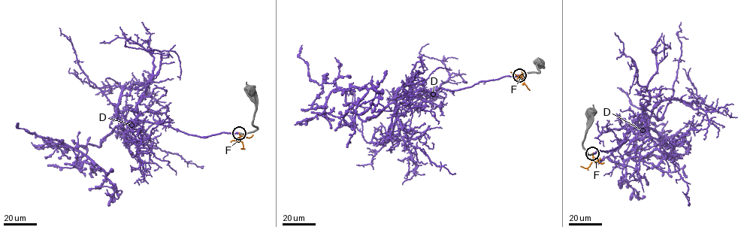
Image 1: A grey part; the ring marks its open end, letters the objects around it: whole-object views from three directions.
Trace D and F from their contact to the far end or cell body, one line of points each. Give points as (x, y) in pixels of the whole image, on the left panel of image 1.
D: (239, 133), (201, 137), (131, 119), (99, 146), (74, 149), (96, 168), (80, 161), (86, 150), (73, 140)
F: (239, 133), (243, 144), (240, 148)

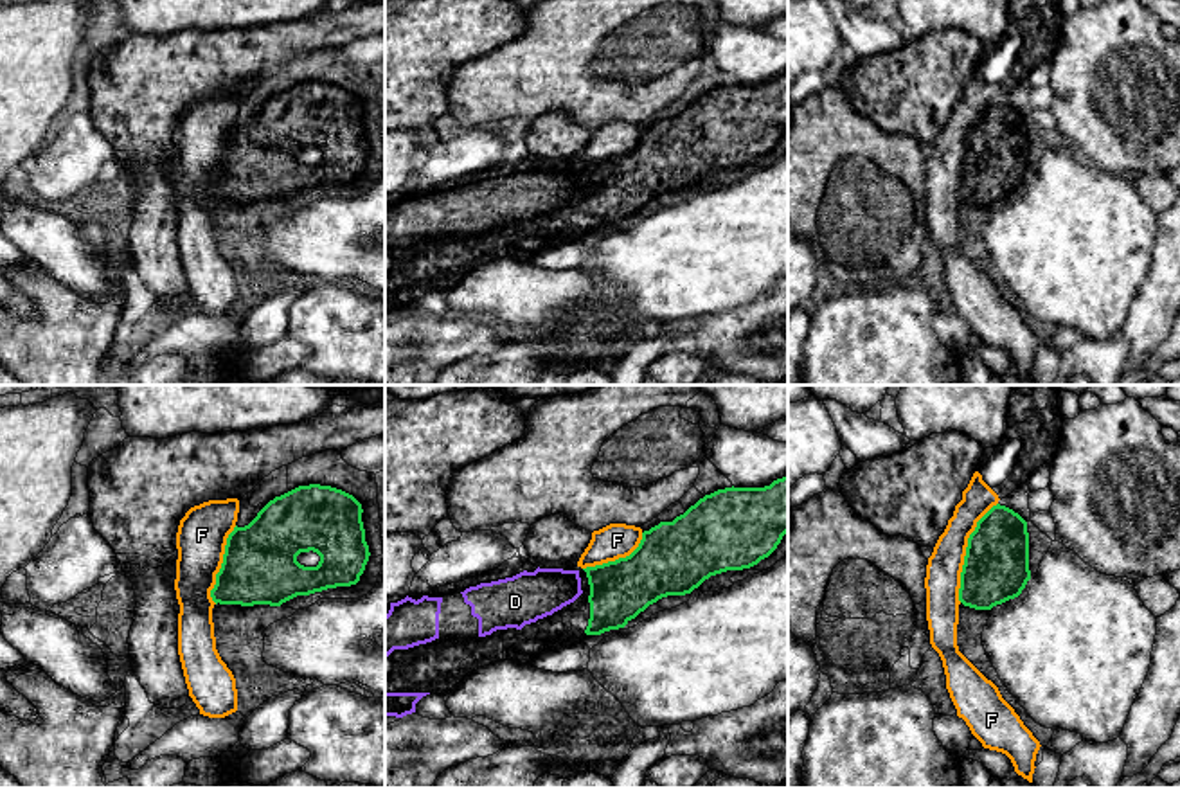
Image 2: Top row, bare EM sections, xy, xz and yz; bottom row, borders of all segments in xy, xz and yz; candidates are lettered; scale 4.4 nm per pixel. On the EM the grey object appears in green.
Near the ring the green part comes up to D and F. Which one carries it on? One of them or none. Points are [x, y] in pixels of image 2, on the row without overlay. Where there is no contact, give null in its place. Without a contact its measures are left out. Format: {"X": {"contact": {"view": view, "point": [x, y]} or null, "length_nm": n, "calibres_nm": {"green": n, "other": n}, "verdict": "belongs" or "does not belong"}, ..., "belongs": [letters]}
{"D": {"contact": null, "verdict": "belongs"}, "F": {"contact": {"view": "yz", "point": [966, 150]}, "length_nm": 480, "calibres_nm": {"green": 300, "other": 160}, "verdict": "does not belong"}, "belongs": ["D"]}

